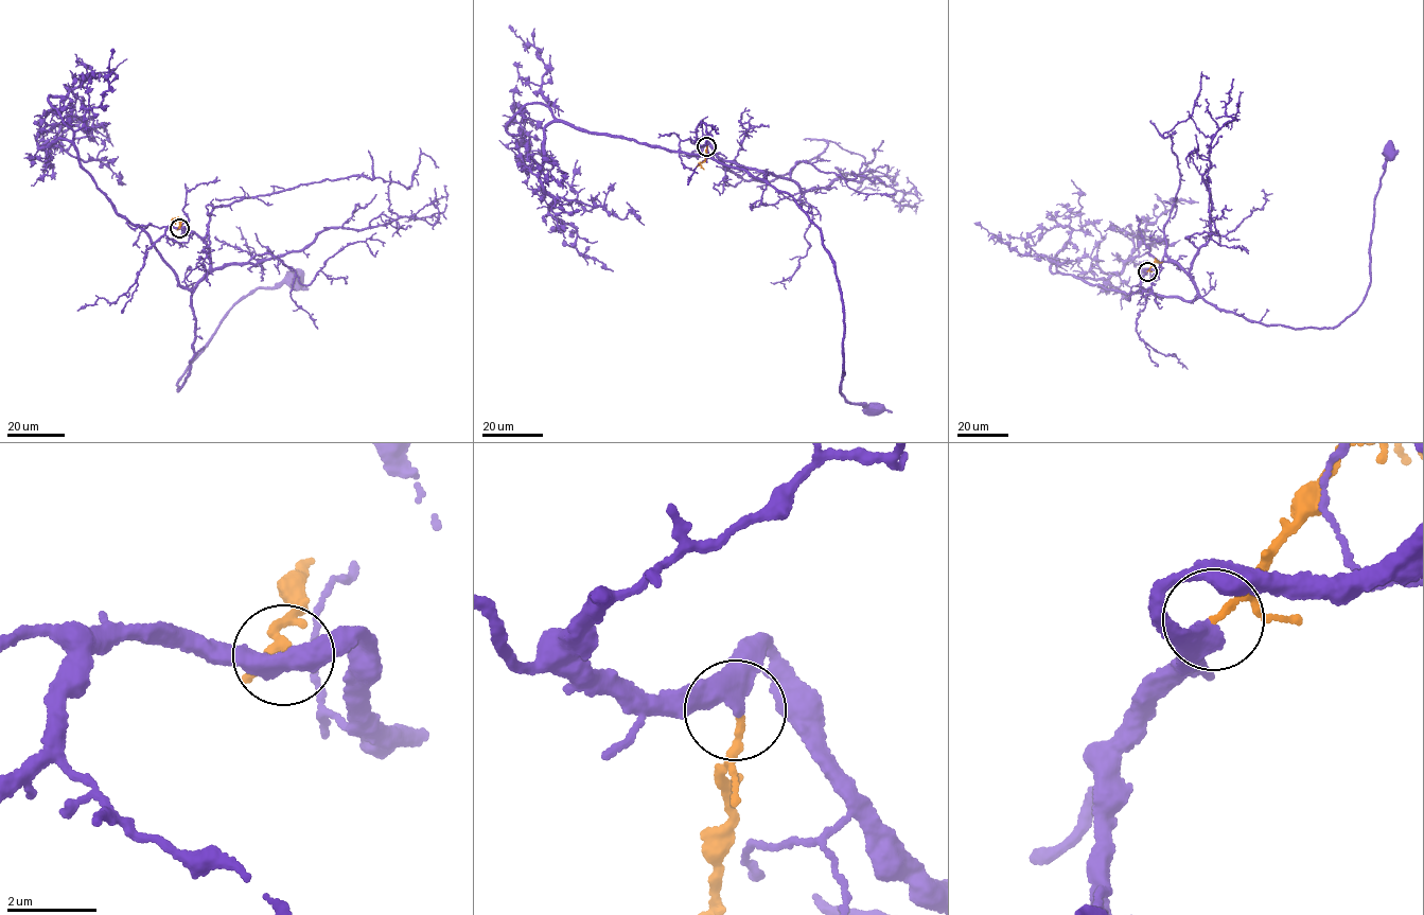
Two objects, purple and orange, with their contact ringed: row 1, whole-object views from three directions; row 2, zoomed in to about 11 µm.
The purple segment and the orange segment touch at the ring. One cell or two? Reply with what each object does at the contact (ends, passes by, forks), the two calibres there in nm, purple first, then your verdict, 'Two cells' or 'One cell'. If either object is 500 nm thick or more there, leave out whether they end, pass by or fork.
At the ring purple passes by. At the ring orange ends. Thickness 360 nm (purple) against 150 nm. One cell

